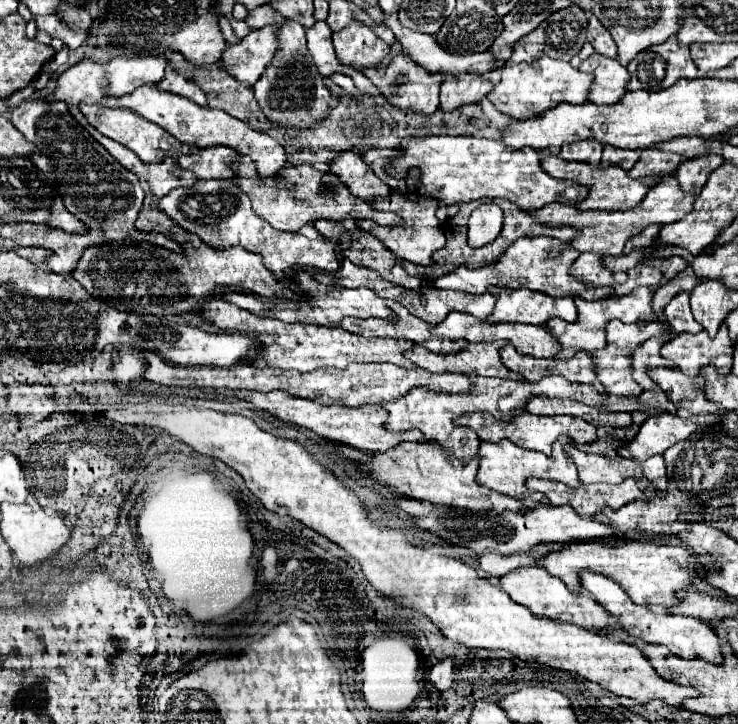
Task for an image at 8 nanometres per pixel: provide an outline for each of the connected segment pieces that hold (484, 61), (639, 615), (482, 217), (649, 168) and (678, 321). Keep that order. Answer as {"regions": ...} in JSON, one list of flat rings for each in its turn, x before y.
{"regions":[[[396,18,384,20,384,24,388,28,392,28,392,32,396,34,398,42,404,48,404,54,410,56,418,66,426,68,430,74,442,74,442,78,446,74,458,76,462,72,488,72,494,70,496,66,502,66,500,62,496,62,488,52,482,54,470,54,470,56,454,56,454,54,446,54,434,40,430,34,422,34,422,32,414,32,404,28,402,24,398,24]],[[582,570,580,572,580,584,584,590,588,590,598,604,602,604,606,608,608,614,616,616,622,620,622,626,632,634,632,636,638,636,642,638,644,642,654,642,654,644,664,644,668,646,668,650,672,654,678,654,682,658,702,658,706,662,712,662,712,664,718,664,722,662,722,654,720,654,720,640,716,638,714,630,700,622,700,620,694,620,694,618,686,618,686,616,680,616,680,614,656,614,650,610,650,606,638,606,634,602,630,602,630,596,620,590,620,586,610,580,608,576,600,576,600,574,594,574,590,570]],[[496,204,478,206,470,216,468,244,472,248,482,248,494,242,502,230,502,220,504,220,504,214]],[[646,148,646,150,640,152,640,160,634,164,632,170,628,170,628,174,632,178,642,178,642,176,648,176,648,174,668,176,668,174,676,172,680,162,682,162,680,154,664,152,664,150,658,150,658,148]],[[678,292,664,308,664,314,670,322,670,326,674,328,672,332,674,334,680,334,680,332,700,332,702,326,694,320,692,312,690,312,690,294,688,292]]]}

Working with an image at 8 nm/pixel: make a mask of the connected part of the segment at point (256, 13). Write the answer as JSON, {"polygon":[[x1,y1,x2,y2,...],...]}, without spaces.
{"polygon":[[256,8,256,10,252,10,248,16,246,16,246,24,250,26,250,28,262,28,264,24,272,24,272,22,276,22,276,20,282,20,282,16,276,12,276,10,272,10,272,8]]}

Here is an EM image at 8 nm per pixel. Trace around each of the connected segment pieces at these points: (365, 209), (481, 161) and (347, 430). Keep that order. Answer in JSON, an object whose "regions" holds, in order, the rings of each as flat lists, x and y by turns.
{"regions":[[[240,156,236,160,234,170,240,176,240,188,252,200,254,212,260,214,262,218,266,218,276,230,282,230,282,232,298,232,306,224,314,224,318,218,332,218,332,220,344,222,346,216,356,218,356,220,358,218,370,218,370,220,374,220,376,224,382,224,382,226,402,224,402,220,398,220,396,214,380,212,380,210,376,212,370,200,362,200,362,198,350,194,348,186,344,182,340,182,336,174,320,172,312,164,300,164,300,166,290,166,290,168,282,170,280,176,294,184,294,188,290,188,290,190,270,186,270,184,264,182,264,178,258,178,254,162,250,162,250,158,246,158,246,156]],[[428,136,422,140,408,138,400,144,402,156,394,160,388,174,406,178,412,166,418,166,422,176,422,184,418,192,422,196,436,198,444,204,462,204,480,198,506,198,522,210,540,210,550,202,564,204,580,204,588,188,578,186,576,182,550,178,542,170,542,152,530,148,506,148,504,142,492,138,476,138,476,136]],[[226,390,226,394,250,400,258,410,266,410,282,422,292,422,292,424,304,426,304,428,316,432,318,436,322,436,326,440,342,442,342,444,348,444,352,448,366,450,366,452,386,452,386,450,392,450,394,446,398,446,402,442,426,442,426,436,420,430,406,430,406,432,386,430,384,422,388,418,388,414,380,404,364,404,358,408,348,408,348,406,336,406,336,404,322,406,314,400,296,398,296,396,290,396,286,392,262,394,262,392,250,392,250,390]]]}

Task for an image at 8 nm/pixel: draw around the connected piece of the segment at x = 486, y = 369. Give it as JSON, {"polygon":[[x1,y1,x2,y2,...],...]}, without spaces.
{"polygon":[[496,340,488,344,470,344,458,354,434,354,422,346,414,346,406,352,406,356,416,362,420,368,430,370,434,374,442,372,458,372,458,374,476,374,476,376,498,376,508,380,522,380,520,374,514,374,502,364,500,348,506,346,506,340]]}

